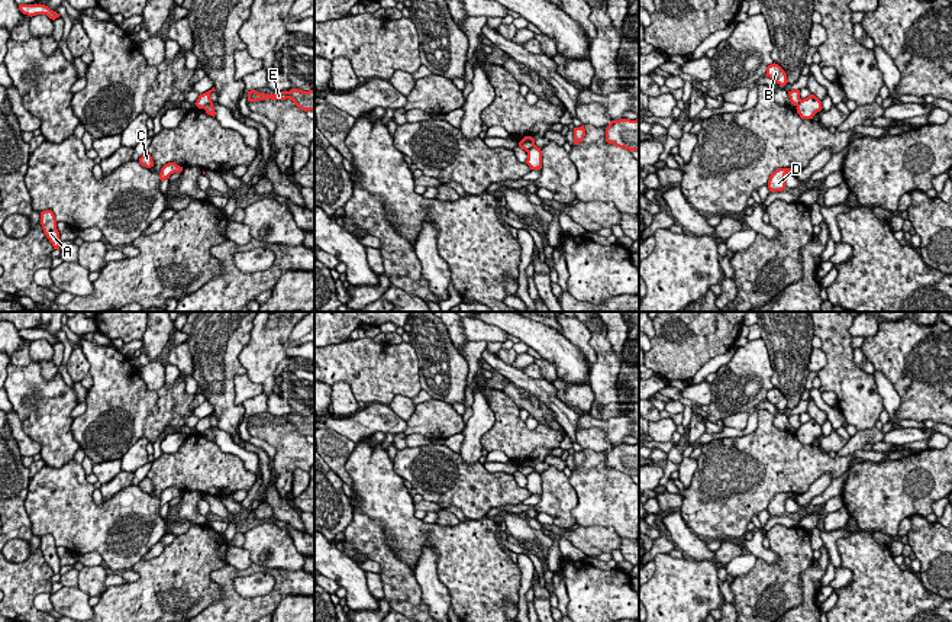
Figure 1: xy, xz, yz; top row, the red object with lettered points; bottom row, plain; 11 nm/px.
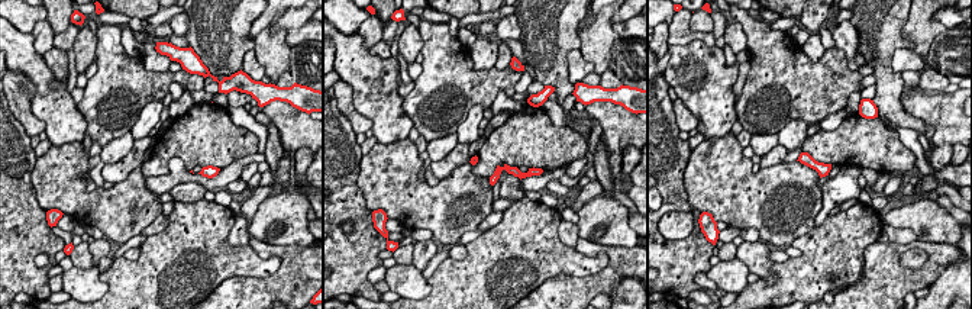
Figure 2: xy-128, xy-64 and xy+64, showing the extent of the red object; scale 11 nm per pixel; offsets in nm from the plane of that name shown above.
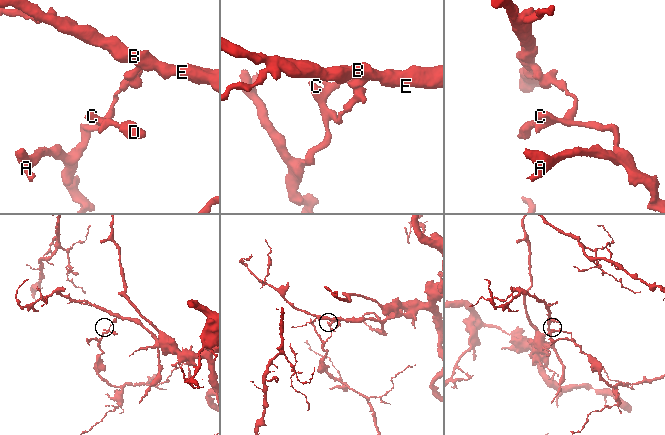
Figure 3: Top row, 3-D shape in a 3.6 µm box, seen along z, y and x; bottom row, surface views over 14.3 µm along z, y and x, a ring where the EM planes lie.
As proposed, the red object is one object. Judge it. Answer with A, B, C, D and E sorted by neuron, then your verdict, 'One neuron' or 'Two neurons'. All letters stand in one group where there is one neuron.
Groups: A C D / B E. Two neurons

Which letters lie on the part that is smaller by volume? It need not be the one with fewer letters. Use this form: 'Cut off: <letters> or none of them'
Cut off: A, C, D

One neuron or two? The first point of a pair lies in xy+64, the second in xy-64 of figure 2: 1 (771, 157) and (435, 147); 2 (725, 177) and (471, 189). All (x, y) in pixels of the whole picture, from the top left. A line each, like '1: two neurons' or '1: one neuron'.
1: two neurons
2: one neuron

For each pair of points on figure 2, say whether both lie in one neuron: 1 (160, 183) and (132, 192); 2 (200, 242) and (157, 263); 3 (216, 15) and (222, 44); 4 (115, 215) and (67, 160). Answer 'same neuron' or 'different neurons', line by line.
1: different neurons
2: same neuron
3: same neuron
4: same neuron

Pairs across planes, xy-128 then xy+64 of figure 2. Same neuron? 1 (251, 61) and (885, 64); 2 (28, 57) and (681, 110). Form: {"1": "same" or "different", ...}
{"1": "different", "2": "different"}

